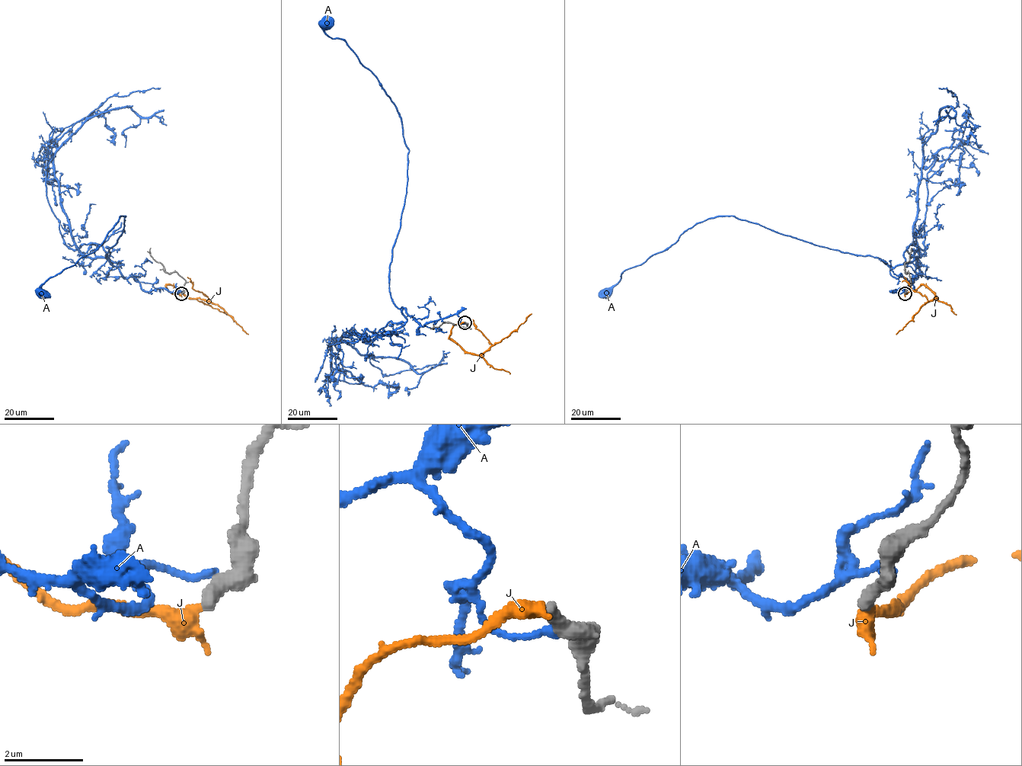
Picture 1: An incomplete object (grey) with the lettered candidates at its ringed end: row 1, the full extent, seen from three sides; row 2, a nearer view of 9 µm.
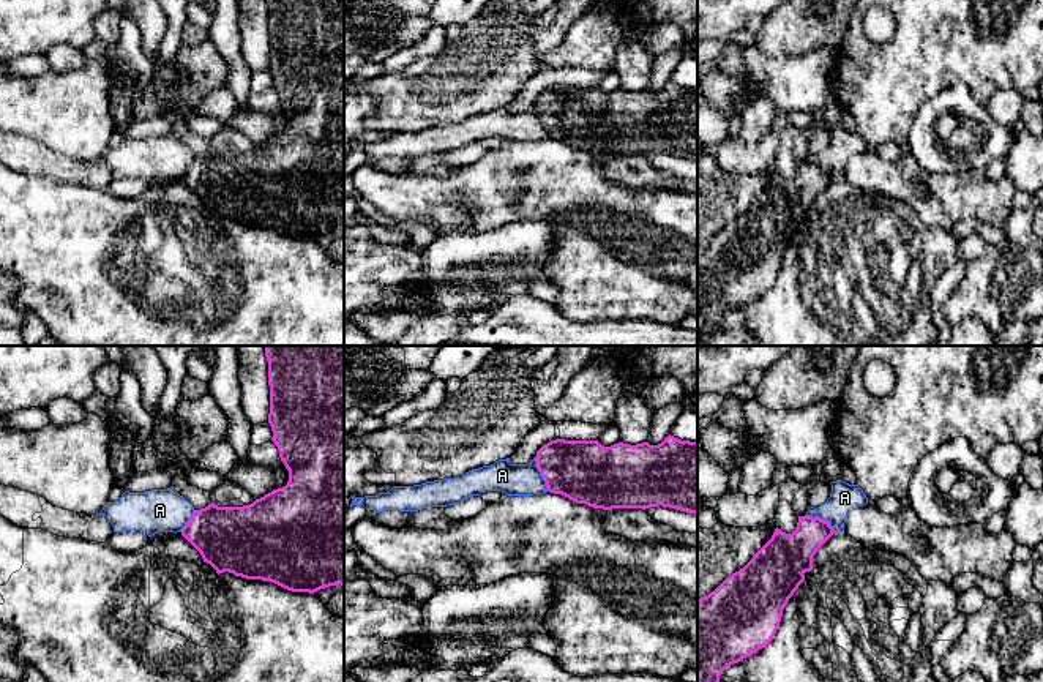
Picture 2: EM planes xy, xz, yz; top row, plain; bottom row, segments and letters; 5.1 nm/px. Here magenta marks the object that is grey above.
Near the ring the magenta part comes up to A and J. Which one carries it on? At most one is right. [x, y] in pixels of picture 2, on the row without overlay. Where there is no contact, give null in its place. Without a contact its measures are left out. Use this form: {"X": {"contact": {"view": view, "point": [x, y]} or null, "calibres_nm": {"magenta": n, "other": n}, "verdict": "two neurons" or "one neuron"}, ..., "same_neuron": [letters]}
{"A": {"contact": {"view": "yz", "point": [822, 166]}, "calibres_nm": {"magenta": 220, "other": 150}, "verdict": "two neurons"}, "J": {"contact": null, "verdict": "one neuron"}, "same_neuron": ["J"]}

